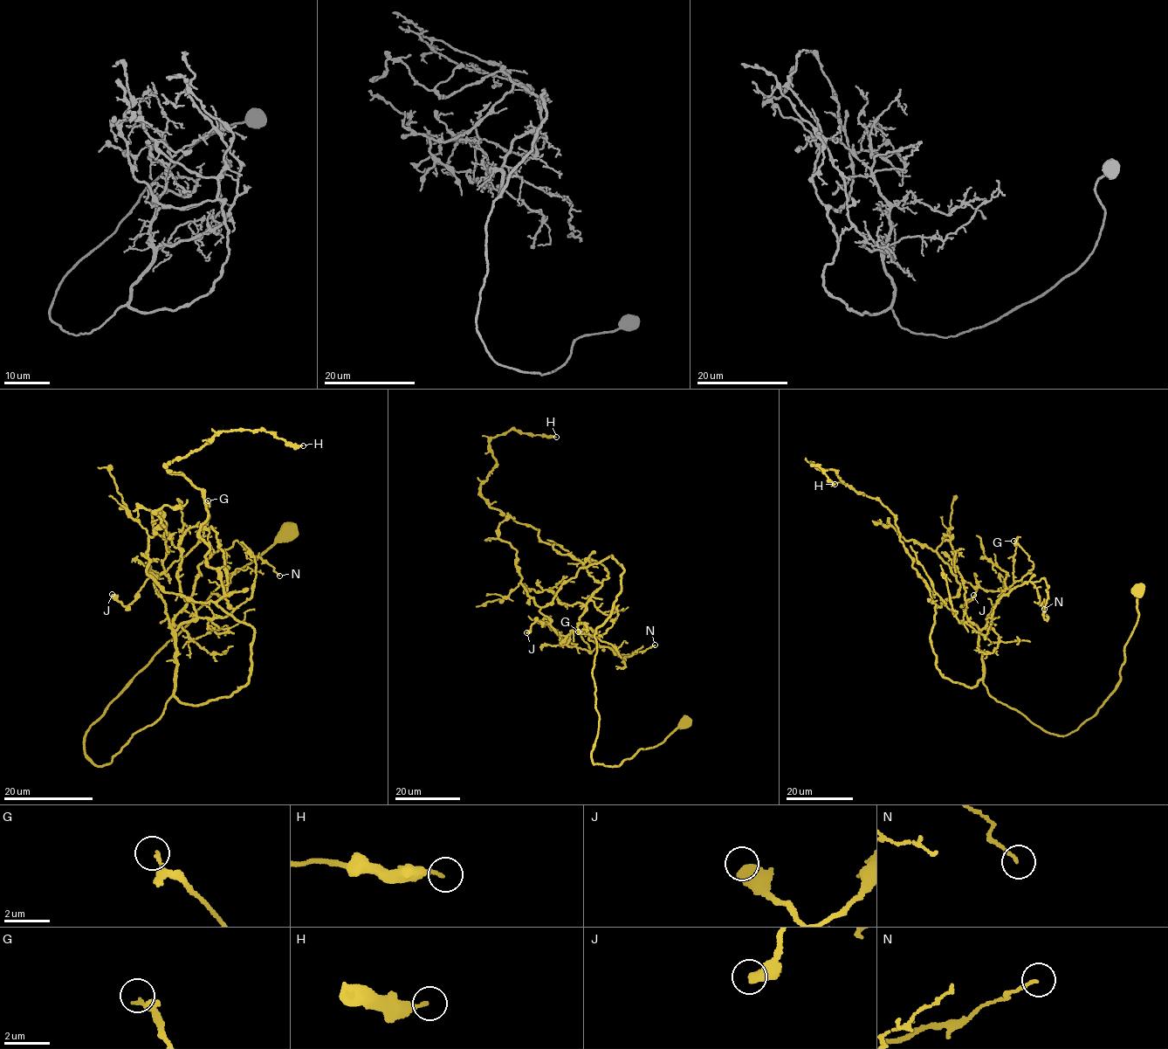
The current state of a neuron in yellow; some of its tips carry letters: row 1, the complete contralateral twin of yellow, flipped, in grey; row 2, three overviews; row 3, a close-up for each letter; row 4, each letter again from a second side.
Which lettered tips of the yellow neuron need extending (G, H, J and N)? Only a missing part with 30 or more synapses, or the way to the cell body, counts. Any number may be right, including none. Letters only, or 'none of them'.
none of them

